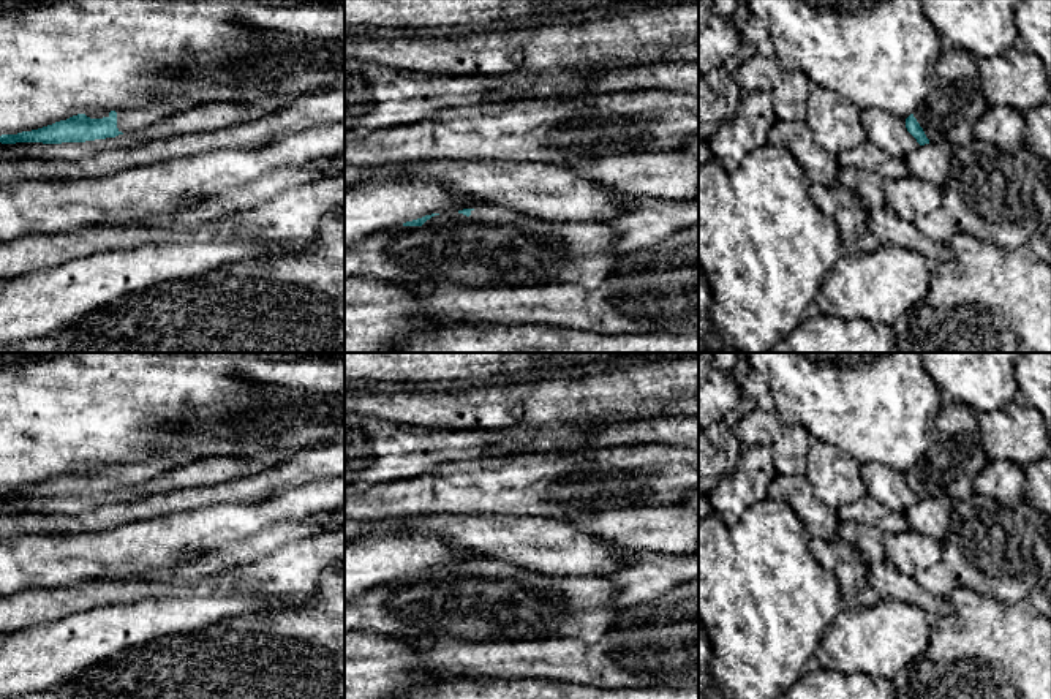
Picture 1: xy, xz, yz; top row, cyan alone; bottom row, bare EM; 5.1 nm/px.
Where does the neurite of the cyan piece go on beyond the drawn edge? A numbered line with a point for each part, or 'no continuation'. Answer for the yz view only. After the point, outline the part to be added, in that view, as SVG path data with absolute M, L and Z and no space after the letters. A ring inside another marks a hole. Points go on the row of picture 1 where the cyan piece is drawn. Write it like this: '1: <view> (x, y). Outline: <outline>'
1: yz (953, 105). Outline: M944 43L931 85L914 117L931 144L958 149L972 142L974 127L986 112L977 60L962 47Z

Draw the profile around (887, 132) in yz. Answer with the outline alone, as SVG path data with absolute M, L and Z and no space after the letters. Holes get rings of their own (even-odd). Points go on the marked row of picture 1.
M863 109L861 125L866 139L891 157L906 160L920 145L907 131L906 120L883 109Z

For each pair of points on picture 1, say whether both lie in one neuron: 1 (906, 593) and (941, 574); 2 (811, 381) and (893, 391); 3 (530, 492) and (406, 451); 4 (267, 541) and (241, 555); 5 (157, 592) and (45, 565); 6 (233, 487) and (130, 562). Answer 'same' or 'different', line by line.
1: different
2: same
3: different
4: same
5: different
6: different

